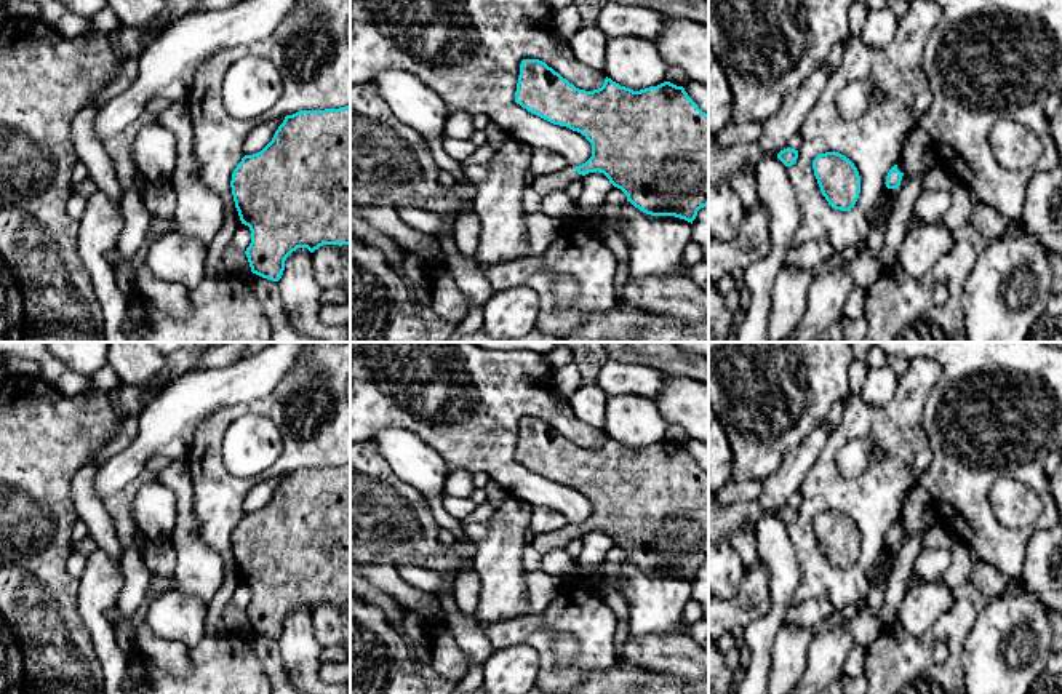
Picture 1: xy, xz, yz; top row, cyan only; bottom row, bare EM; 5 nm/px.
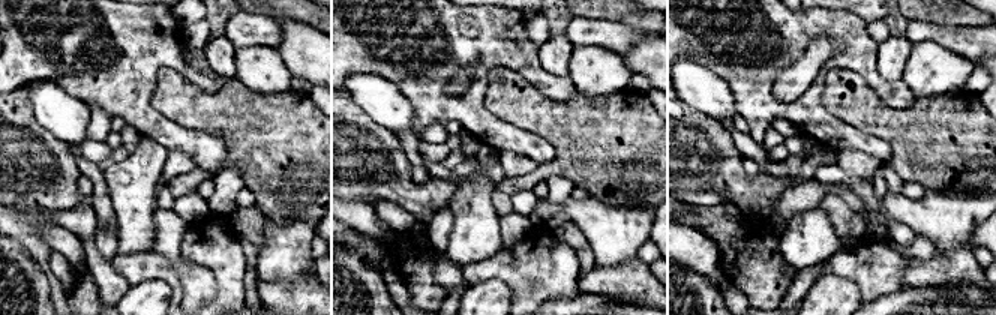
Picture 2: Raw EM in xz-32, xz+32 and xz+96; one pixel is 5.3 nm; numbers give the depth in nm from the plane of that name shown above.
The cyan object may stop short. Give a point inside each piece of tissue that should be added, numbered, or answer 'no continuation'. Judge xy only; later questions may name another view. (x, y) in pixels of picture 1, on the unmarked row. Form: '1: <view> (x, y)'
no continuation

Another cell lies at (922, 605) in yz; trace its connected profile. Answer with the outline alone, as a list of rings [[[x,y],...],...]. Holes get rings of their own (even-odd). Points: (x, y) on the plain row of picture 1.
[[[920,582],[908,587],[897,609],[894,625],[910,635],[923,635],[953,604],[952,590],[942,582]]]

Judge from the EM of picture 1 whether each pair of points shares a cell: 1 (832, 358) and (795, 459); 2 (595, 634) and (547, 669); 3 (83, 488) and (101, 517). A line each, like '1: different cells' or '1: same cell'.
1: different cells
2: same cell
3: same cell

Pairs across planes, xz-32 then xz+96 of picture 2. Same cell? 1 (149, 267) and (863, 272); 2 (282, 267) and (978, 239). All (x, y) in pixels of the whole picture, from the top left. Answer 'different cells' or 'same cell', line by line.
1: same cell
2: different cells

